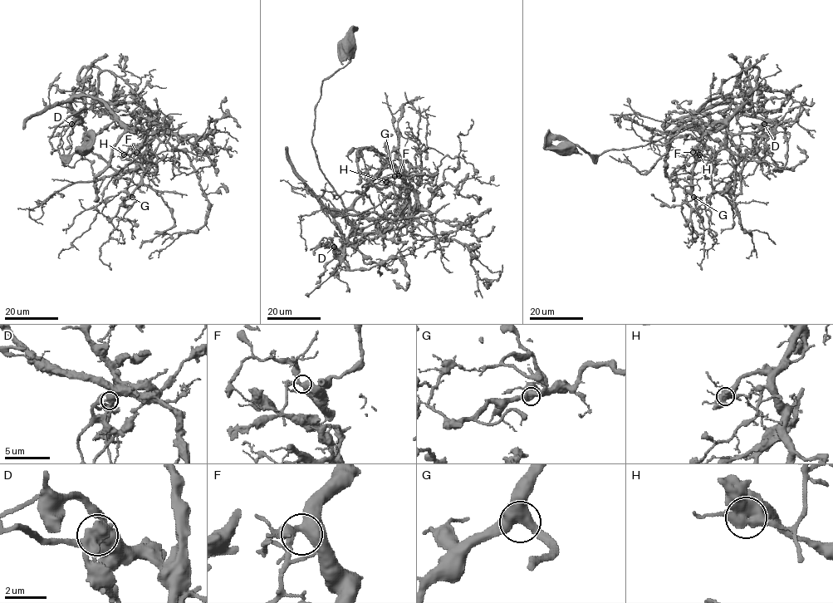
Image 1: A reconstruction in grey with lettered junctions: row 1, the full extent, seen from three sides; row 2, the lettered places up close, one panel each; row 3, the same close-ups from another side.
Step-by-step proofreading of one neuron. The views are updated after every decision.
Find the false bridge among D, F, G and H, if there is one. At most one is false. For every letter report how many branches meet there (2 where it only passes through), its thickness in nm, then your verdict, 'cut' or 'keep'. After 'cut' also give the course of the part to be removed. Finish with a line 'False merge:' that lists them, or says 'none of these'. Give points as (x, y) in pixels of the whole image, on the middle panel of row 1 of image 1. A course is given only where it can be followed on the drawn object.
D: 4 | 440 nm | keep
F: 4 | 440 nm | keep
G: 3 | 600 nm | keep
H: 4 | 600 nm | cut | (386, 182), (409, 189), (388, 162), (334, 220), (347, 268), (369, 269), (398, 257), (409, 286), (393, 279)
False merge: H

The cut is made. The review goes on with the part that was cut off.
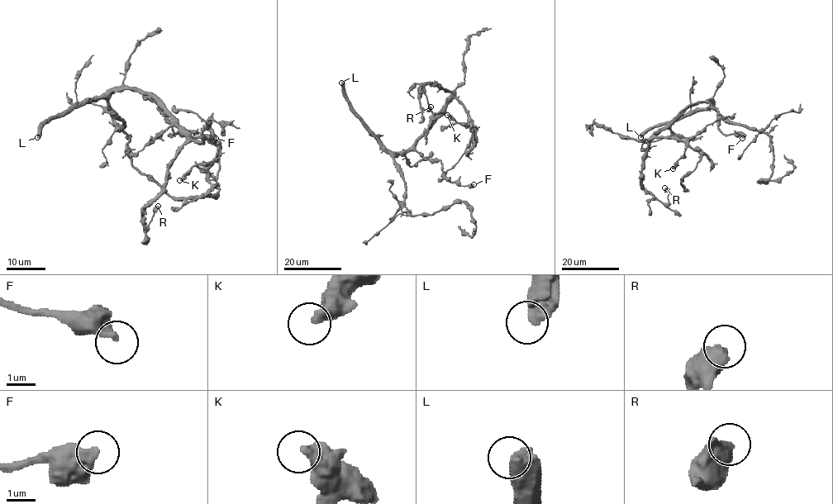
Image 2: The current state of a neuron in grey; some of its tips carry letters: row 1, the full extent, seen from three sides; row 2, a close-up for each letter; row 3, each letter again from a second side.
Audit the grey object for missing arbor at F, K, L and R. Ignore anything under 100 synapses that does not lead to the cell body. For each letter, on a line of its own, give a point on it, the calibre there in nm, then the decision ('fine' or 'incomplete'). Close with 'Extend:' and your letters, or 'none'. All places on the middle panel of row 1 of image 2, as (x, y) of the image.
F: at (473, 184); 360 nm thick; fine
K: at (447, 115); 460 nm thick; fine
L: at (341, 83); 550 nm thick; incomplete
R: at (430, 106); 600 nm thick; fine
Extend: L

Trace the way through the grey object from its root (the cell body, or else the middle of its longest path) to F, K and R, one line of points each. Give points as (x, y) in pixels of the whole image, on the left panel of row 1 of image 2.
F: (108, 97), (126, 88), (140, 89), (157, 105), (173, 134), (197, 130), (216, 138)
K: (108, 97), (127, 88), (145, 92), (190, 137), (209, 137), (219, 146), (218, 158), (194, 164), (179, 180)
R: (108, 97), (127, 88), (147, 92), (187, 140), (168, 168), (165, 187), (143, 210), (145, 226), (158, 206)

